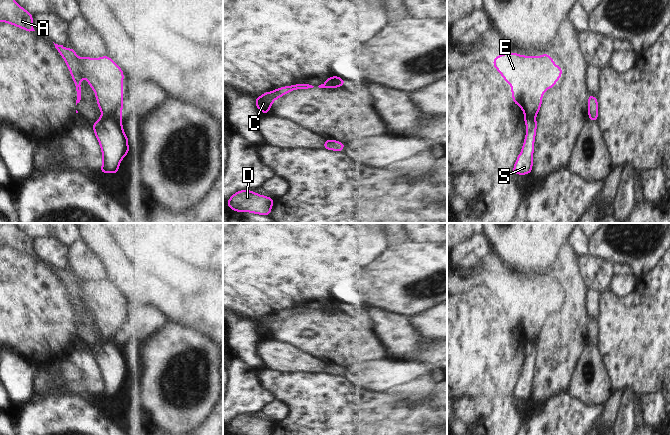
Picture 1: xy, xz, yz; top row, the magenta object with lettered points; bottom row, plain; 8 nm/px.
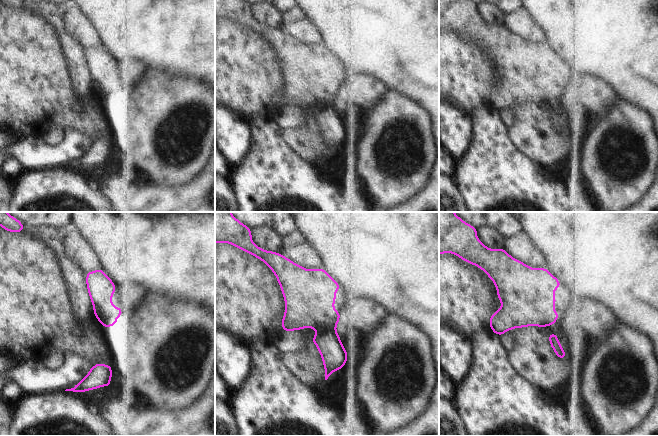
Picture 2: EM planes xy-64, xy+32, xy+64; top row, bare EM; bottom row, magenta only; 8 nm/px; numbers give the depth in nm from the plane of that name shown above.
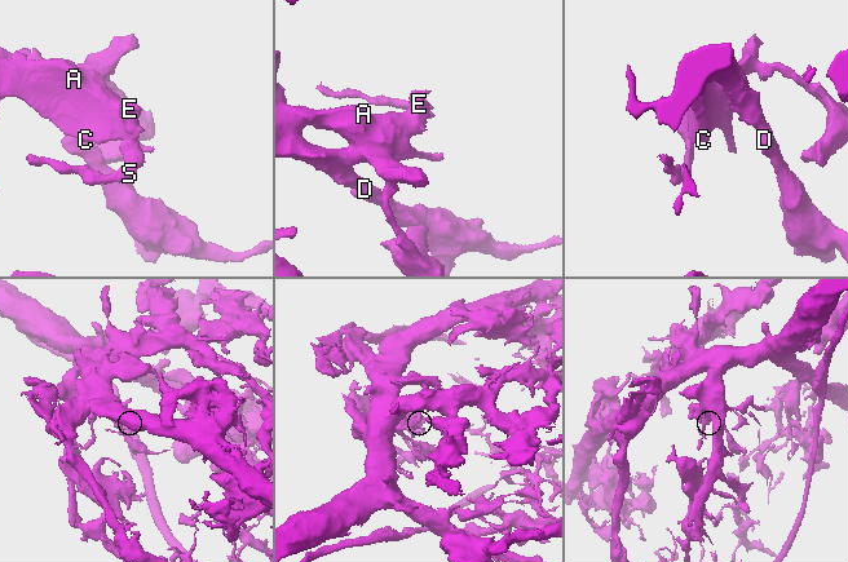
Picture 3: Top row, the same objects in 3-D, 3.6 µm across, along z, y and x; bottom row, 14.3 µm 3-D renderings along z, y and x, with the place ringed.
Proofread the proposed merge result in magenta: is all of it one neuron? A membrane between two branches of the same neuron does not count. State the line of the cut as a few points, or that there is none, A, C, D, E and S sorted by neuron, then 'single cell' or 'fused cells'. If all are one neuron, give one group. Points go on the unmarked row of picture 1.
xy (121, 338), (101, 341) | A C D E / S | fused cells

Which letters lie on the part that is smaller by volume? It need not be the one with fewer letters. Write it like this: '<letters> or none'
S

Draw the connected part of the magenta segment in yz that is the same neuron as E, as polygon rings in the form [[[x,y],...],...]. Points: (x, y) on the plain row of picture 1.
[[[505,276],[493,282],[493,291],[510,308],[513,327],[530,341],[538,338],[546,314],[562,302],[562,290],[555,289],[548,277],[522,280]]]

